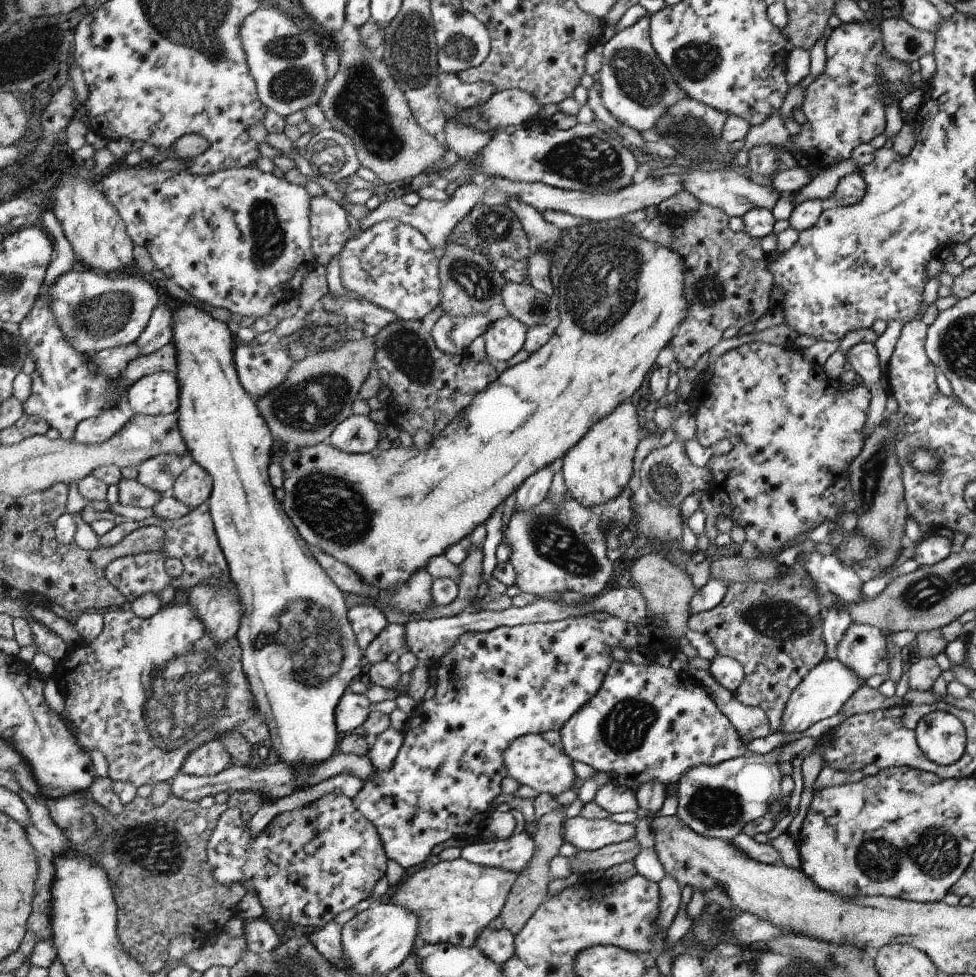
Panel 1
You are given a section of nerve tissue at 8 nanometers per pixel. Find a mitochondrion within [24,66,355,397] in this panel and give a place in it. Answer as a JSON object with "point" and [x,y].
{"point":[266,238]}

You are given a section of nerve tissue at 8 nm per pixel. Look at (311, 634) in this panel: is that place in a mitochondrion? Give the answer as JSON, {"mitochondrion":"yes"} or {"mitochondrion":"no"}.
{"mitochondrion":"yes"}

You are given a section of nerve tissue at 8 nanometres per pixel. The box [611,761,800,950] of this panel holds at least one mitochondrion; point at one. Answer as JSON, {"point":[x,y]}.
{"point":[714,806]}

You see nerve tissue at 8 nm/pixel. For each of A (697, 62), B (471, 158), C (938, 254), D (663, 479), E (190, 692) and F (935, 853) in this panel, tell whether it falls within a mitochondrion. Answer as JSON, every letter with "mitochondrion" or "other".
{"A":"mitochondrion","B":"other","C":"other","D":"mitochondrion","E":"mitochondrion","F":"mitochondrion"}

